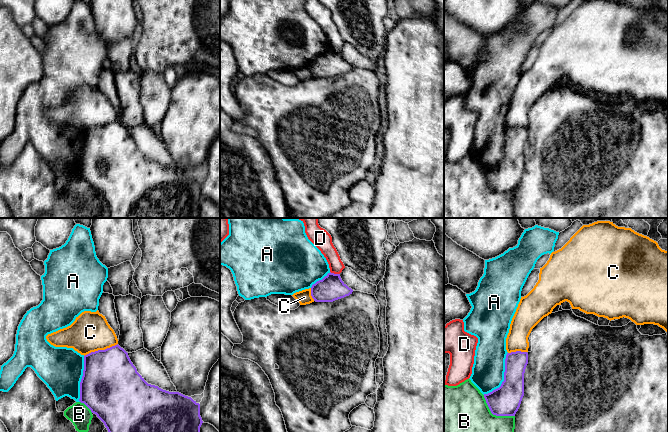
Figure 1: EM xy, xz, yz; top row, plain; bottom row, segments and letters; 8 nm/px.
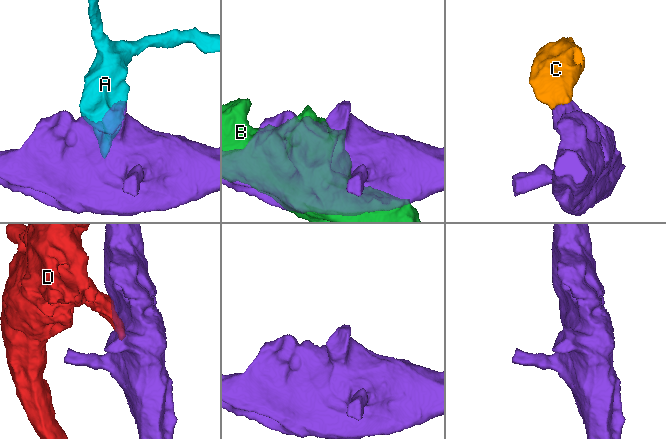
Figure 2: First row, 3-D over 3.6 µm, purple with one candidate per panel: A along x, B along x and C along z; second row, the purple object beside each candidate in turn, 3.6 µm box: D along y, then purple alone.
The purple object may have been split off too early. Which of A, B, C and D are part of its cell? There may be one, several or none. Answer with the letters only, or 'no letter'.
no letter

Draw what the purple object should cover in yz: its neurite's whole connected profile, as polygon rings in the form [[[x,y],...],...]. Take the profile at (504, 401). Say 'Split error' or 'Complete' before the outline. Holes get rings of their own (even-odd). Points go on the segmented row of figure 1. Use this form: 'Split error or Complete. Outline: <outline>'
Complete. Outline: [[[527,352],[507,353],[504,381],[499,388],[484,394],[486,403],[493,415],[515,416],[524,396],[524,373],[527,364]]]

